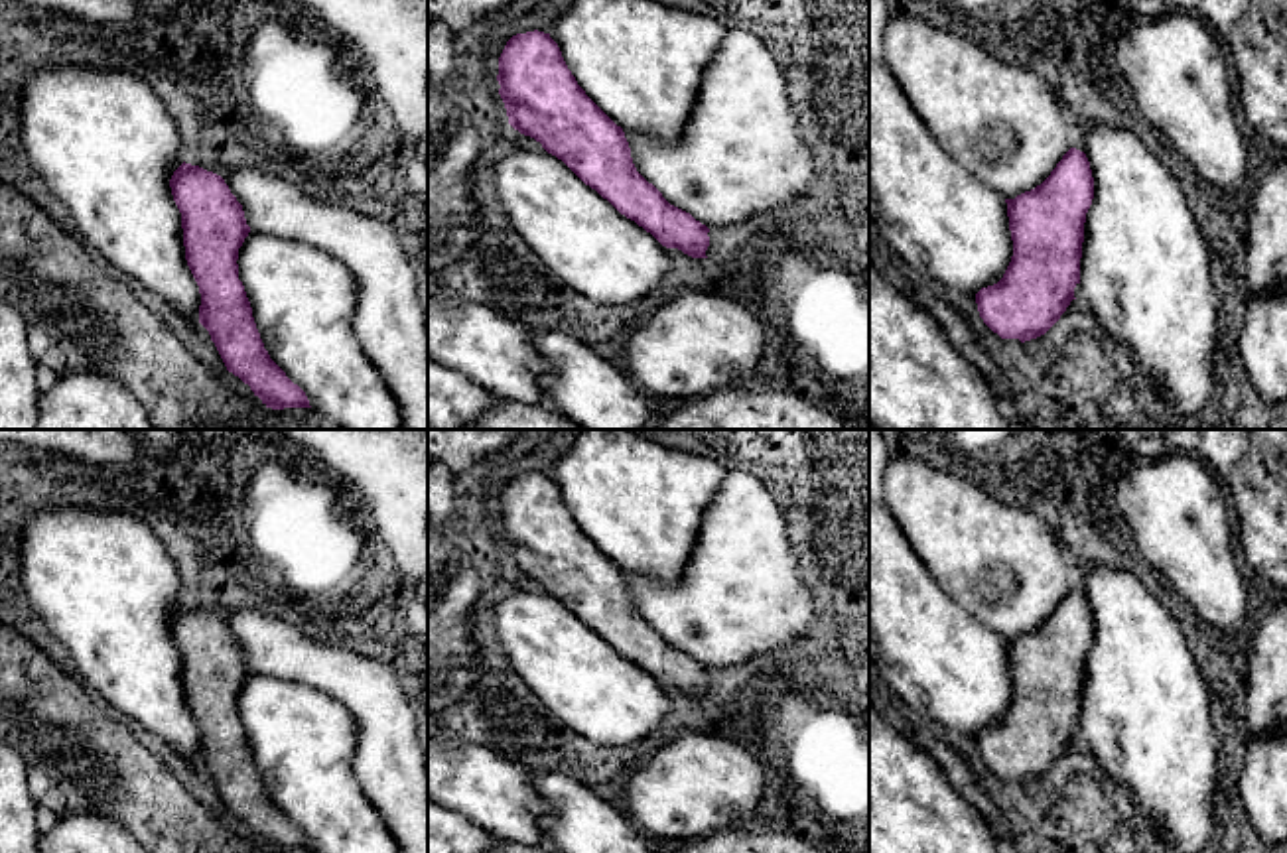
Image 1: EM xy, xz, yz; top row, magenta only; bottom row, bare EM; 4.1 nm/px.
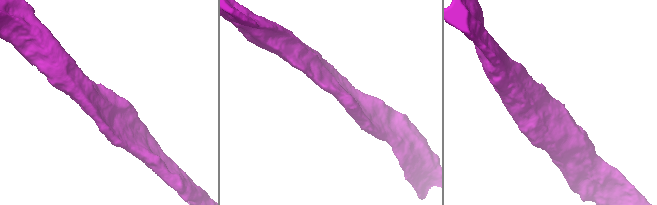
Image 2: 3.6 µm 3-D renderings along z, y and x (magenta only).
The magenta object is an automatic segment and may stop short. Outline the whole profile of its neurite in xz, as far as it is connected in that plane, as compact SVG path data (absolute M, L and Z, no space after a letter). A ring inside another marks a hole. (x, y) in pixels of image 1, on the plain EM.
M534 471L512 477L499 498L497 522L508 565L514 571L540 583L548 595L562 601L585 626L595 630L621 656L650 674L662 688L678 689L692 699L708 699L710 670L690 654L670 646L637 613L623 569L577 526L550 475Z

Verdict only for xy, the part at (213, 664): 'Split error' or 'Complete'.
Complete

